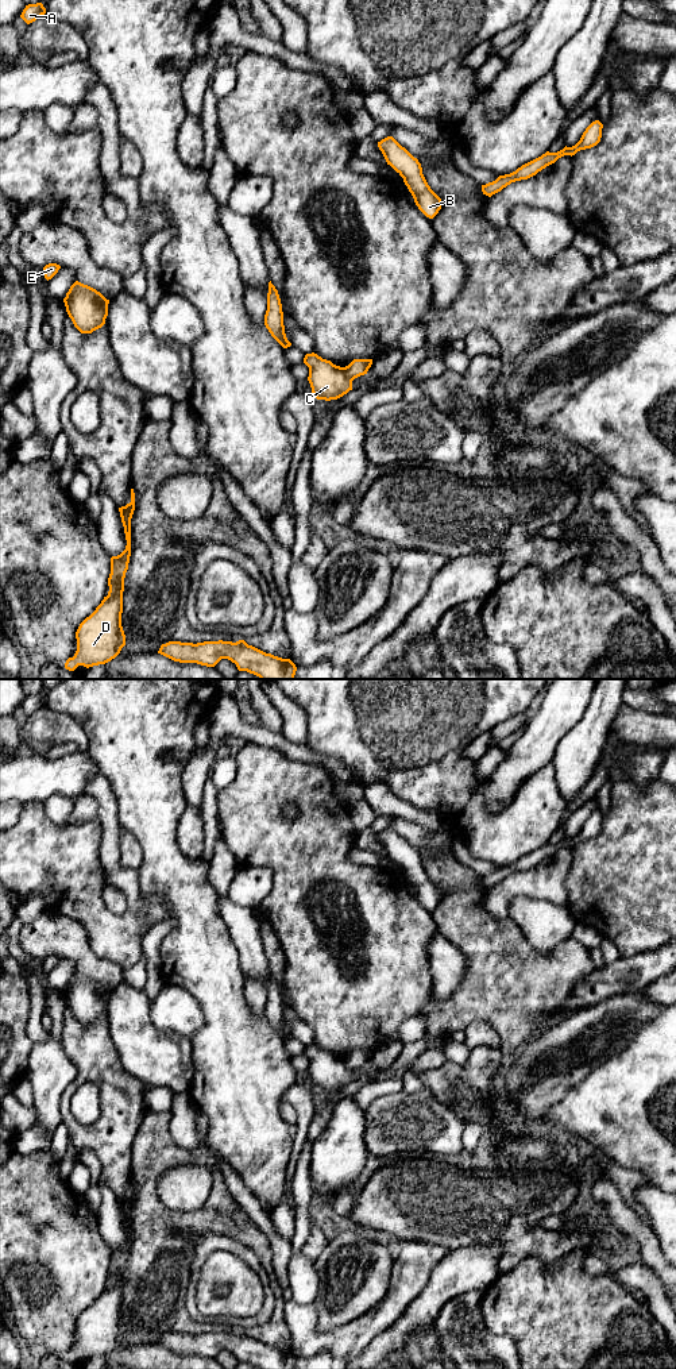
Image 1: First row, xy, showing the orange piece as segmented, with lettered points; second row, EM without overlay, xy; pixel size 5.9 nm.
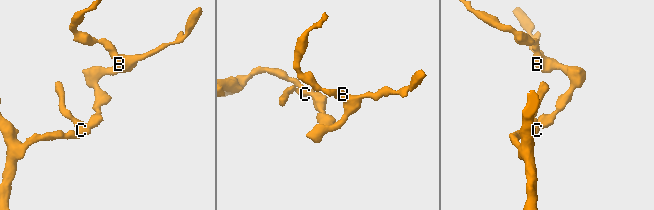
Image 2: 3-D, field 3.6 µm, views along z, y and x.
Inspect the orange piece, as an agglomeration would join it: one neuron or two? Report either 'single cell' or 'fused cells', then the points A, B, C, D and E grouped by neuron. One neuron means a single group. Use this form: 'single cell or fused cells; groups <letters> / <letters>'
fused cells; groups A C D E / B

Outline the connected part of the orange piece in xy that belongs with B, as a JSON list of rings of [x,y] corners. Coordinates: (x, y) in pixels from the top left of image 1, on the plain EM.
[[[393,828],[378,833],[387,856],[390,856],[402,869],[412,884],[418,901],[429,910],[433,910],[441,901],[441,890],[430,880],[424,865],[421,855]]]

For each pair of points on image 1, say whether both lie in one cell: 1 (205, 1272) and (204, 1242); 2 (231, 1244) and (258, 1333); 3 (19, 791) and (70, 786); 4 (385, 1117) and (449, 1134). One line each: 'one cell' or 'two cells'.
1: two cells
2: two cells
3: one cell
4: one cell

